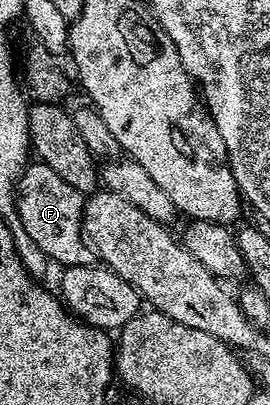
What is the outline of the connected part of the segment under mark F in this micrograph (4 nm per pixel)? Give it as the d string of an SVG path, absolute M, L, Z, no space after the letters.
M39 161L29 162L16 182L16 208L22 221L22 229L46 253L54 257L60 266L90 267L97 262L98 256L92 249L84 233L85 192L74 189L74 185L62 181L50 165Z

